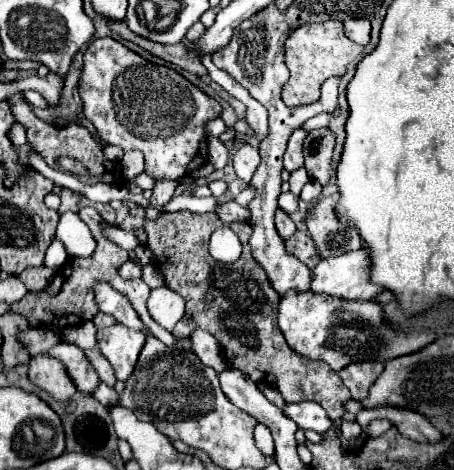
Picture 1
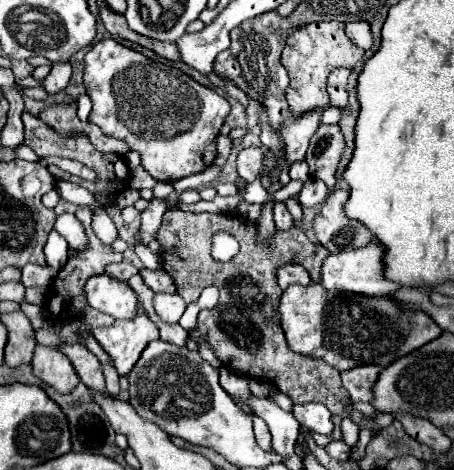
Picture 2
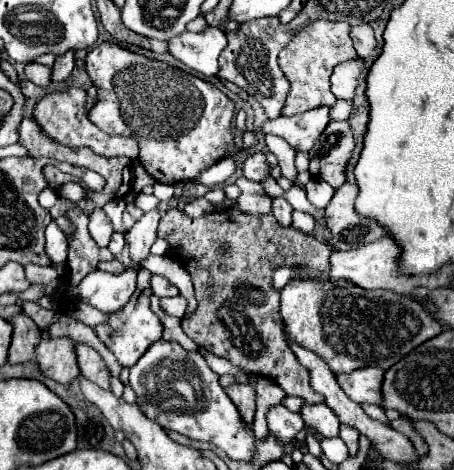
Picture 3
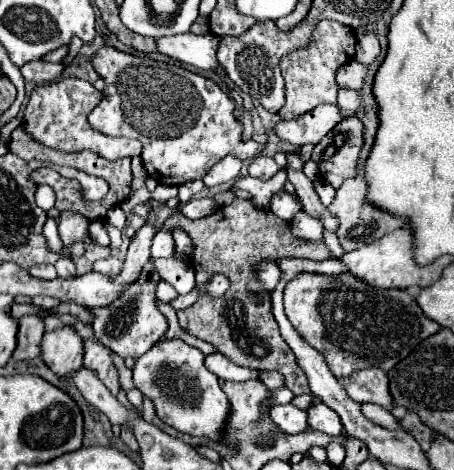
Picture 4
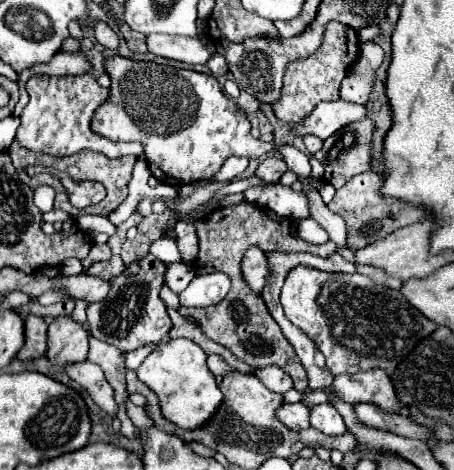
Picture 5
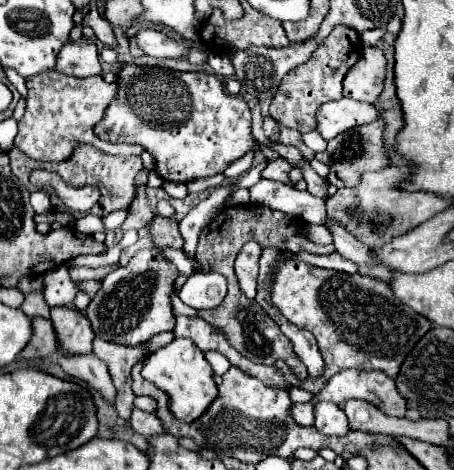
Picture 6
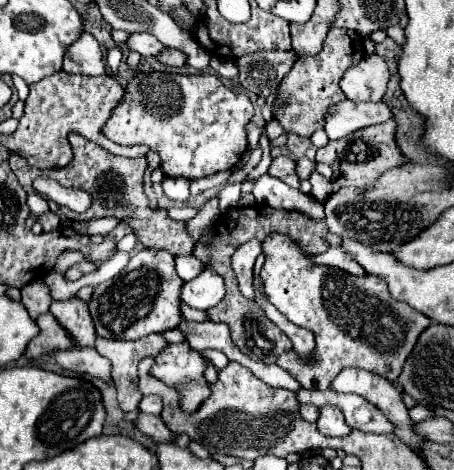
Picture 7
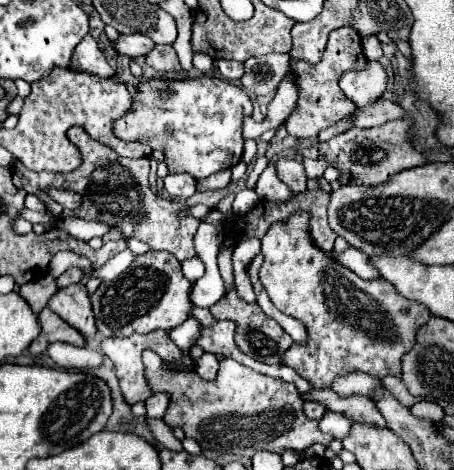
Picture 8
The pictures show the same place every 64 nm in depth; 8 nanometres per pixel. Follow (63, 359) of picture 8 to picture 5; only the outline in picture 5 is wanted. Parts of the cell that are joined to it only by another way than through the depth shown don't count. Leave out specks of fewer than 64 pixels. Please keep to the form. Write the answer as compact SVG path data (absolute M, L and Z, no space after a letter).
M82 360L82 362L74 362L74 364L66 364L64 366L66 374L76 380L82 388L88 390L88 394L94 398L94 402L104 408L104 412L108 412L110 416L116 416L116 402L114 402L114 390L108 384L102 368L90 360Z

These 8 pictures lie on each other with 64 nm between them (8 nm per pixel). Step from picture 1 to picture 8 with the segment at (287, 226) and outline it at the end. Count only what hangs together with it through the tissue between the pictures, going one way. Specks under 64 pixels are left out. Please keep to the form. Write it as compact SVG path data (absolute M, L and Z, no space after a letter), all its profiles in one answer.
M268 164L266 170L260 174L258 182L256 182L256 194L264 200L272 200L272 202L280 202L280 200L288 200L292 196L292 192L288 190L288 186L282 184L282 180L276 174L276 166Z

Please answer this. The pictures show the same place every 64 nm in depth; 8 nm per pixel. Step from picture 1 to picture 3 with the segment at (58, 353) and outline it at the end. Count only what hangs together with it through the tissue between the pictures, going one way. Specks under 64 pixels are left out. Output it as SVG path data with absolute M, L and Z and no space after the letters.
M78 344L76 346L76 356L78 356L82 376L86 376L88 380L94 380L104 390L110 390L112 374L108 370L106 362L100 358L100 354L88 344Z

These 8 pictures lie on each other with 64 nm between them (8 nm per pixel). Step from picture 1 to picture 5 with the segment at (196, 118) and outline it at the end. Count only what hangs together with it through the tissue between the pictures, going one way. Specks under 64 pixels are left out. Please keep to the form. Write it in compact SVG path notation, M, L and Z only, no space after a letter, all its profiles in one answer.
M120 56L106 60L106 72L112 78L110 98L96 110L92 130L112 142L140 142L150 172L160 182L178 186L208 180L220 172L230 156L260 158L274 148L290 164L292 172L308 178L314 190L320 188L322 182L312 176L304 152L294 146L272 146L252 138L248 116L226 98L212 74L178 70L156 62L134 62Z

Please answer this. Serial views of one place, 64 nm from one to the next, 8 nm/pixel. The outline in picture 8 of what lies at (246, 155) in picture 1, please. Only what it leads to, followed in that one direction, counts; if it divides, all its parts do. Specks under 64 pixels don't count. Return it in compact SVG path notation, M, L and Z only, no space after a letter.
M280 158L280 160L276 162L276 168L278 168L280 180L282 180L292 192L306 192L308 176L306 176L306 172L304 172L302 162L290 160L290 158Z

